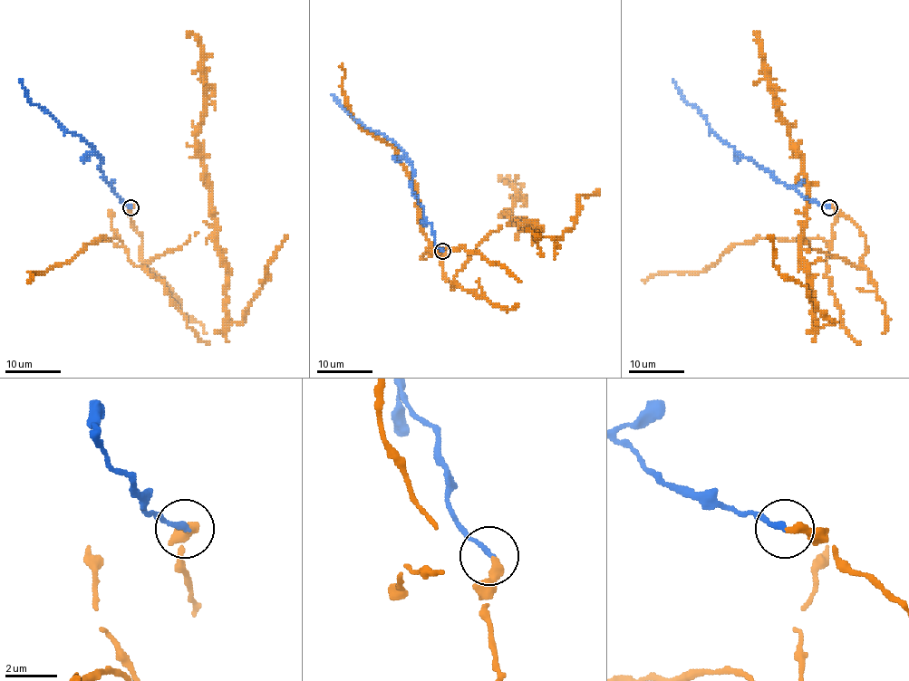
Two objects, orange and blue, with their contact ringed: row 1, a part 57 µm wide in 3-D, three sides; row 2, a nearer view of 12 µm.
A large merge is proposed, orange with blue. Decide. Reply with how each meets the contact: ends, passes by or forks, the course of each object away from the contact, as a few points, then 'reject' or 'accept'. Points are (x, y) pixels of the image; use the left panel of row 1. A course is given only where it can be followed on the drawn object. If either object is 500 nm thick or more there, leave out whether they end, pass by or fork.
orange ends | blue ends | orange via (131, 206), (143, 268), (190, 236), (213, 237), (228, 273), (229, 322), (240, 322), (288, 234) | blue via (130, 206), (121, 203), (100, 170), (101, 158), (92, 147), (79, 136), (66, 131), (33, 103), (21, 78) | accept

